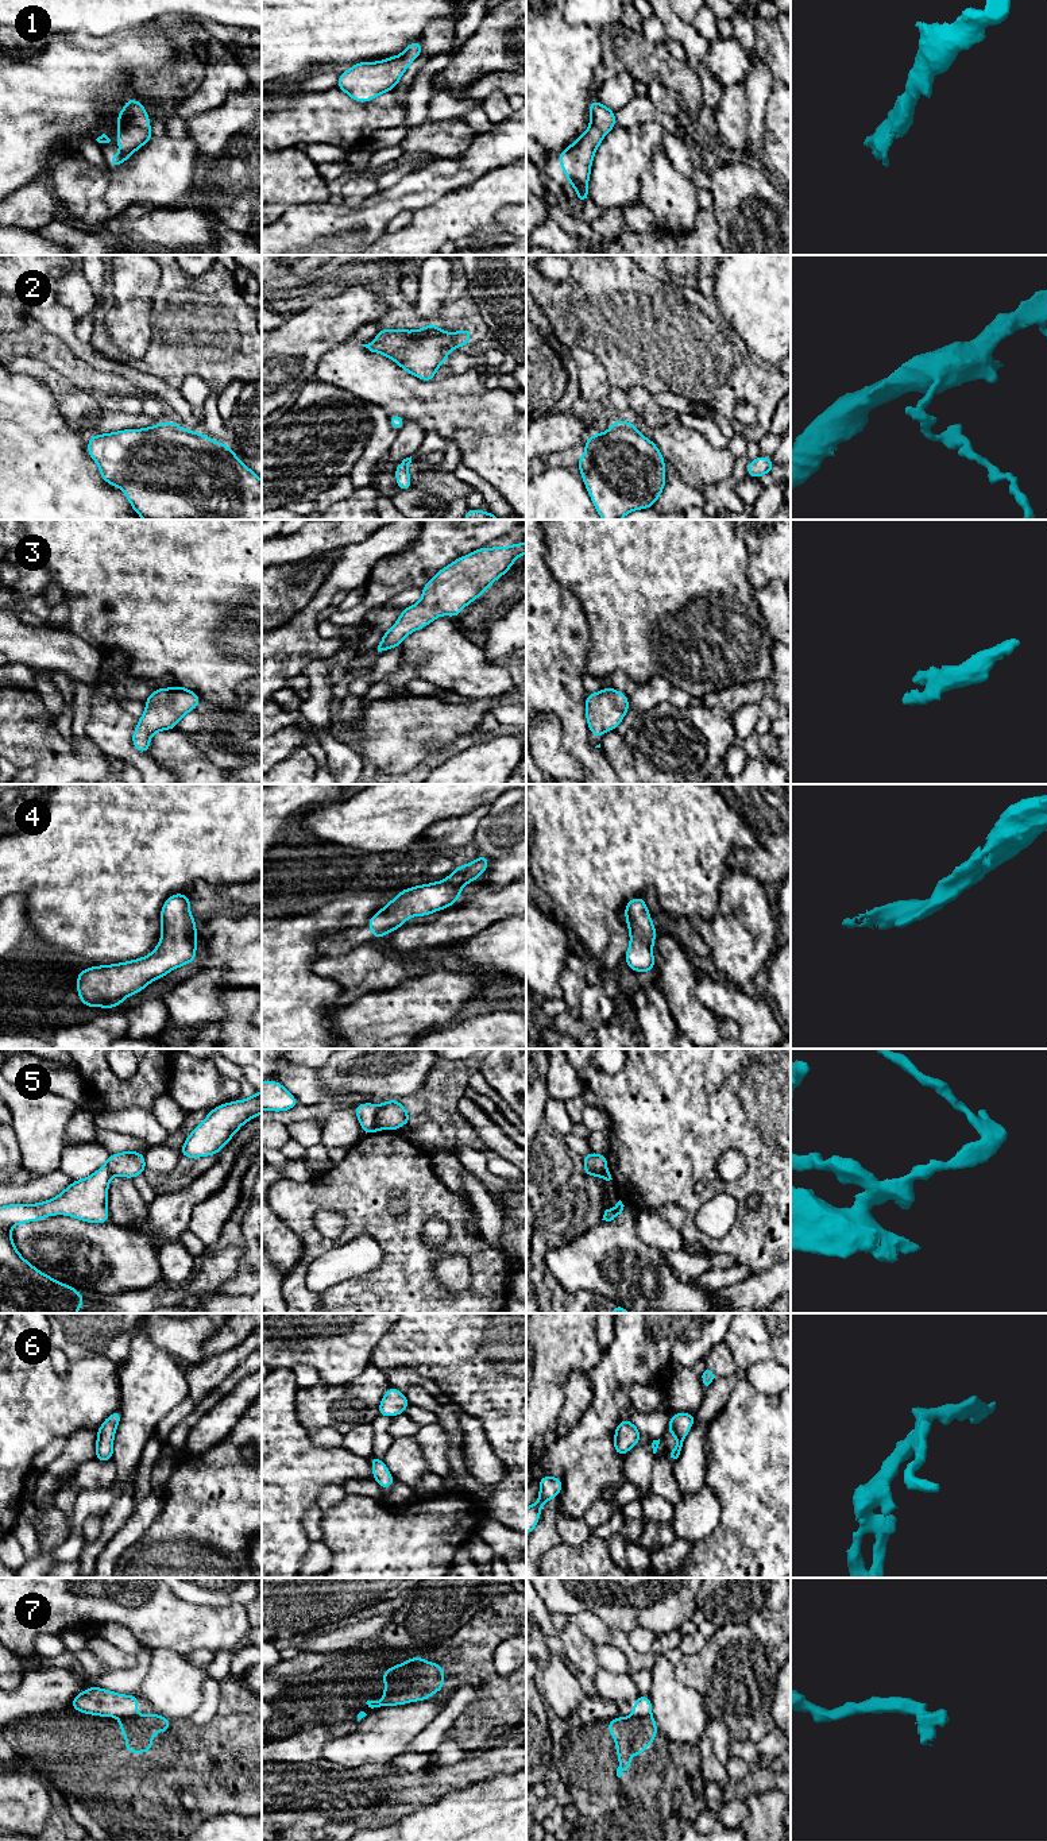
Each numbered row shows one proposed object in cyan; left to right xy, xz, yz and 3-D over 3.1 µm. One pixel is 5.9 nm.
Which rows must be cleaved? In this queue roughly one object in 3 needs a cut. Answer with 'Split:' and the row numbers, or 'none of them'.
Split: 5, 7

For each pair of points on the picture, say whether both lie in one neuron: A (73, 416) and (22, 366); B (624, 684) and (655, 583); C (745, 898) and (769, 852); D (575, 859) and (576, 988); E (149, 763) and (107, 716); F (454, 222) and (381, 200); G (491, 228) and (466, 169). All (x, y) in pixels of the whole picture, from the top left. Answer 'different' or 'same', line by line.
A: same
B: same
C: different
D: different
E: same
F: different
G: different

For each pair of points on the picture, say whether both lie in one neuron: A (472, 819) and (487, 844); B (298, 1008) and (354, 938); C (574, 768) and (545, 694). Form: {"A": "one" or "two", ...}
{"A": "two", "B": "two", "C": "two"}

